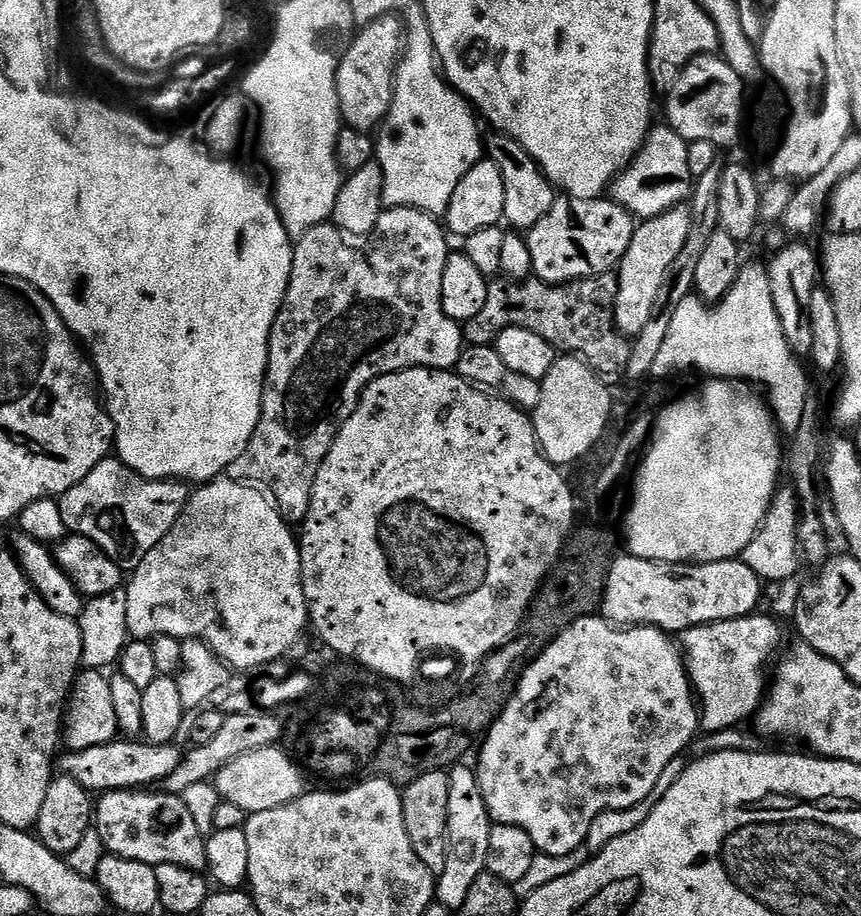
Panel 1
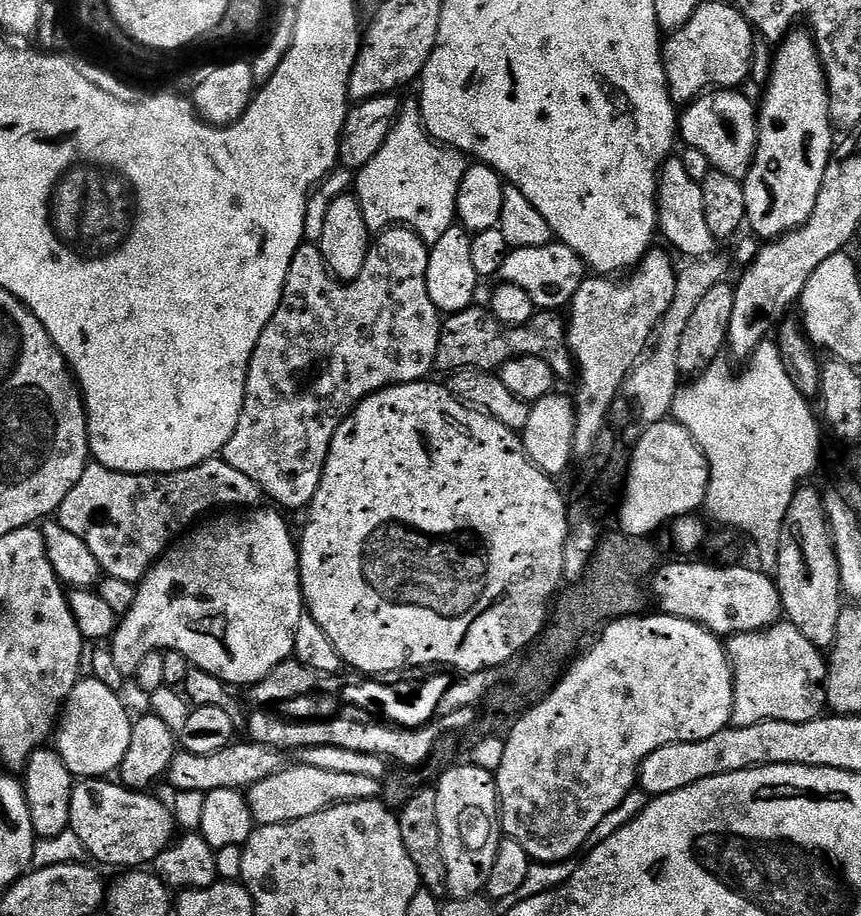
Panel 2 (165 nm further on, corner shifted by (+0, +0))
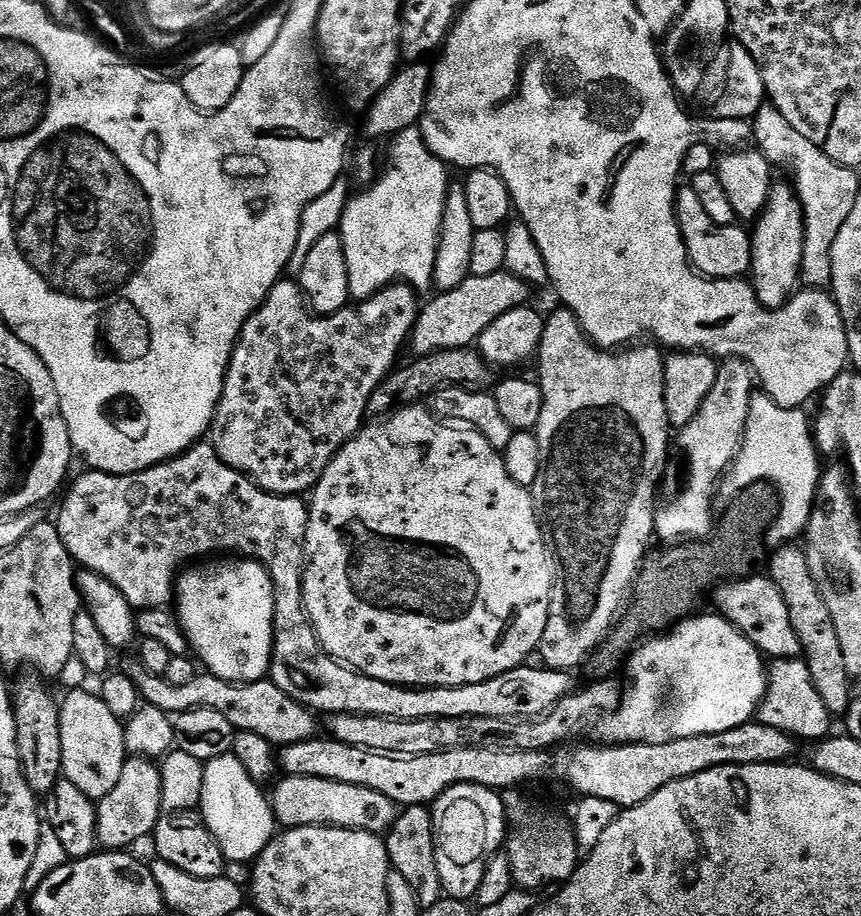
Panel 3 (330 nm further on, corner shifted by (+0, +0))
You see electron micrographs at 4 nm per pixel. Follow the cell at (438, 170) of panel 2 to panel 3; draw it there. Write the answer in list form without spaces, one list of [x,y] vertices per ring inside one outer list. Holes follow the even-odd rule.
[[[419,127],[402,130],[397,136],[391,137],[390,144],[392,149],[388,152],[388,164],[392,168],[384,168],[361,196],[353,195],[340,219],[338,231],[342,238],[342,246],[346,250],[350,297],[356,302],[368,300],[375,292],[380,292],[397,282],[408,284],[417,290],[433,287],[434,258],[440,241],[442,214],[446,210],[450,168],[426,146]]]

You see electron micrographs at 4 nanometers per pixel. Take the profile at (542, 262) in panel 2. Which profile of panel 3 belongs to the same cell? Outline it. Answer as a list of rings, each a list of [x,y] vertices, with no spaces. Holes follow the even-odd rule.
[[[507,270],[498,274],[486,274],[486,278],[469,275],[468,279],[462,282],[462,286],[449,292],[433,295],[433,300],[429,304],[427,301],[421,307],[420,317],[416,320],[416,328],[412,332],[411,351],[416,351],[415,355],[421,357],[428,356],[431,352],[453,352],[456,348],[475,345],[486,330],[486,326],[490,326],[490,322],[502,318],[502,314],[506,314],[510,310],[525,307],[529,303],[528,292],[530,292],[530,286],[526,282],[514,278]]]

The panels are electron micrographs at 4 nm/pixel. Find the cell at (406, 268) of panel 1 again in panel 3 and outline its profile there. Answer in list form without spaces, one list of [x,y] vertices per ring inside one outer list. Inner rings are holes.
[[[281,278],[272,287],[267,300],[261,304],[260,309],[244,323],[244,329],[240,331],[240,339],[237,340],[236,348],[232,351],[232,361],[228,364],[222,398],[216,408],[216,416],[212,420],[210,429],[210,443],[218,454],[218,458],[222,458],[222,462],[226,462],[226,466],[248,476],[259,488],[273,492],[275,496],[300,496],[311,493],[322,478],[326,466],[330,466],[330,462],[335,458],[337,452],[344,447],[347,440],[353,440],[360,433],[360,429],[365,427],[370,398],[380,389],[380,385],[392,375],[397,367],[396,359],[399,358],[400,351],[409,347],[412,332],[416,328],[416,320],[420,317],[422,307],[422,300],[416,297],[419,296],[417,289],[411,288],[408,284],[397,282],[380,292],[375,292],[368,300],[349,303],[348,307],[338,310],[333,316],[317,316],[312,311],[303,288],[295,279],[288,279],[292,278]]]

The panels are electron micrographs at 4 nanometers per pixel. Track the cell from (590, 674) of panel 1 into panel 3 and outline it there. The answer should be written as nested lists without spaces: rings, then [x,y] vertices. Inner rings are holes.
[[[696,614],[687,620],[681,621],[667,634],[659,635],[649,642],[641,643],[639,647],[633,651],[632,655],[628,657],[626,665],[628,684],[626,680],[622,688],[619,707],[607,717],[606,723],[603,725],[603,728],[605,727],[603,740],[605,745],[615,746],[633,742],[665,744],[666,742],[674,742],[678,738],[694,738],[702,734],[722,734],[726,730],[734,730],[738,726],[749,723],[749,721],[759,713],[760,705],[764,703],[770,691],[770,676],[766,671],[766,664],[764,668],[764,663],[766,663],[765,657],[762,655],[760,649],[754,647],[751,642],[749,642],[730,621],[725,620],[723,616],[719,614],[713,614],[713,616],[700,615],[701,614]]]

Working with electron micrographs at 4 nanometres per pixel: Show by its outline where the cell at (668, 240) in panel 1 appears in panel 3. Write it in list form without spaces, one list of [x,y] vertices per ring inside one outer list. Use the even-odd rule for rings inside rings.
[[[563,306],[557,307],[557,312],[550,315],[544,321],[544,333],[542,334],[542,342],[540,343],[540,351],[538,353],[538,361],[540,360],[540,376],[538,375],[538,383],[542,390],[542,418],[538,418],[538,426],[534,430],[534,435],[538,443],[540,444],[540,478],[534,488],[534,499],[538,505],[539,515],[542,517],[543,527],[546,529],[547,535],[550,537],[551,547],[554,549],[554,555],[558,561],[559,571],[562,573],[562,592],[564,588],[564,601],[559,601],[558,610],[554,610],[550,614],[550,618],[546,622],[546,630],[542,634],[540,639],[540,646],[538,649],[538,656],[541,656],[543,663],[547,667],[555,668],[557,670],[573,670],[579,666],[587,665],[590,657],[599,649],[600,645],[603,644],[604,639],[607,638],[608,633],[616,627],[618,621],[621,619],[622,613],[625,611],[626,605],[630,600],[630,593],[633,591],[634,585],[640,575],[641,567],[649,555],[650,549],[648,549],[648,543],[654,540],[654,533],[656,531],[656,513],[658,511],[658,503],[656,504],[656,483],[660,480],[660,471],[664,468],[664,463],[668,460],[668,439],[674,436],[674,429],[668,422],[668,415],[666,414],[666,398],[664,397],[664,362],[666,359],[665,353],[661,351],[659,347],[651,346],[652,348],[636,348],[640,346],[632,346],[627,350],[605,350],[603,348],[597,348],[591,340],[588,339],[588,335],[582,330],[582,326],[578,322],[576,315],[571,310]]]

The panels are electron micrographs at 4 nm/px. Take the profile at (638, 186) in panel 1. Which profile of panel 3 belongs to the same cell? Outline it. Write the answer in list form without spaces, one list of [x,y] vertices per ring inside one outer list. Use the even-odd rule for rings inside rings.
[[[684,186],[676,194],[676,221],[688,251],[688,261],[693,269],[709,280],[735,280],[744,278],[752,271],[752,238],[740,226],[720,228],[706,214],[698,194],[691,186]]]

